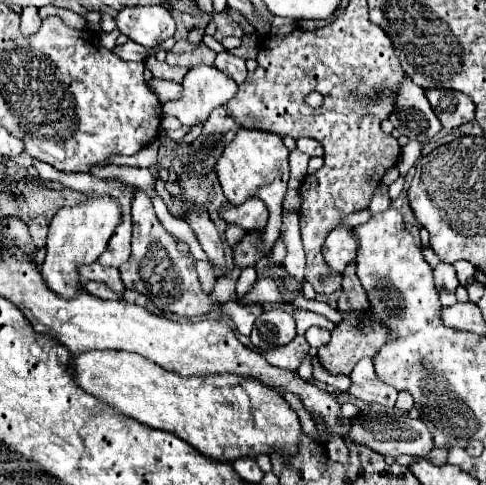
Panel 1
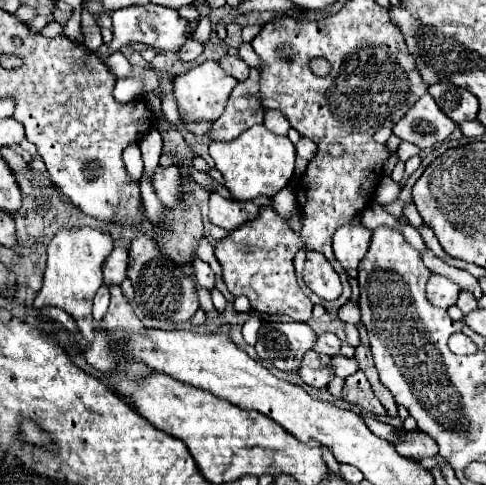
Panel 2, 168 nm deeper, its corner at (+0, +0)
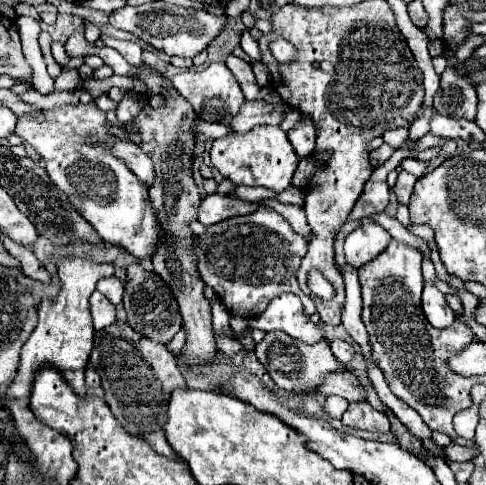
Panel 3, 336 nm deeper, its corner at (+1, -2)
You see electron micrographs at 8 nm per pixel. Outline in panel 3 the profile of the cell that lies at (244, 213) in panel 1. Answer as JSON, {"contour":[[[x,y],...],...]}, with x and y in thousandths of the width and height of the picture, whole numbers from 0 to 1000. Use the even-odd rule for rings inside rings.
{"contour":[[[424,402],[412,423],[407,423],[407,443],[403,452],[416,464],[440,464],[449,456],[486,447],[486,443],[510,443],[523,439],[535,427],[535,419],[514,419],[514,414],[498,414],[490,406],[473,406],[473,402]]]}

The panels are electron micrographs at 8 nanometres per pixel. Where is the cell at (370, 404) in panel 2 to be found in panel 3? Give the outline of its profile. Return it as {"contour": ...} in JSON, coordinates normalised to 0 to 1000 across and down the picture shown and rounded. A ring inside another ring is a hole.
{"contour":[[[753,827],[720,831],[712,852],[704,856],[704,872],[712,880],[749,885],[761,893],[802,893],[798,860],[790,852],[778,852],[774,843],[765,843],[765,835]]]}

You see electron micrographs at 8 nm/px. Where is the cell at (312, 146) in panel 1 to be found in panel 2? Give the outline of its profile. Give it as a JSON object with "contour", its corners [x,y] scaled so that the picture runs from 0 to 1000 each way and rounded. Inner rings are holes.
{"contour":[[[619,282],[619,291],[607,303],[611,303],[611,320],[632,328],[632,332],[640,332],[648,324],[648,315],[652,315],[652,299],[632,282]]]}

